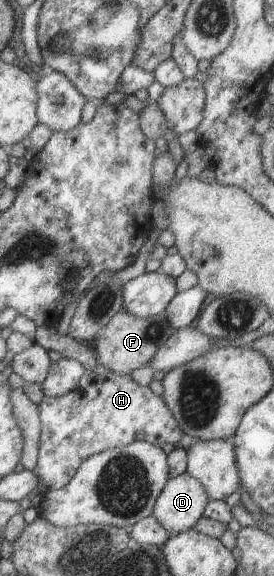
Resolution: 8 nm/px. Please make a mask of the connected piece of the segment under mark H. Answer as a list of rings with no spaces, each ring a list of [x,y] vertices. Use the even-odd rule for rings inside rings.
[[[100,363],[96,364],[94,370],[84,370],[76,388],[72,388],[68,394],[56,398],[43,395],[42,400],[37,404],[37,409],[41,433],[36,468],[31,471],[38,476],[40,483],[46,489],[58,489],[67,485],[80,463],[94,453],[122,448],[134,441],[146,441],[159,447],[164,442],[178,446],[183,434],[161,396],[150,391],[148,386],[141,386],[134,382],[130,374],[116,374]]]

